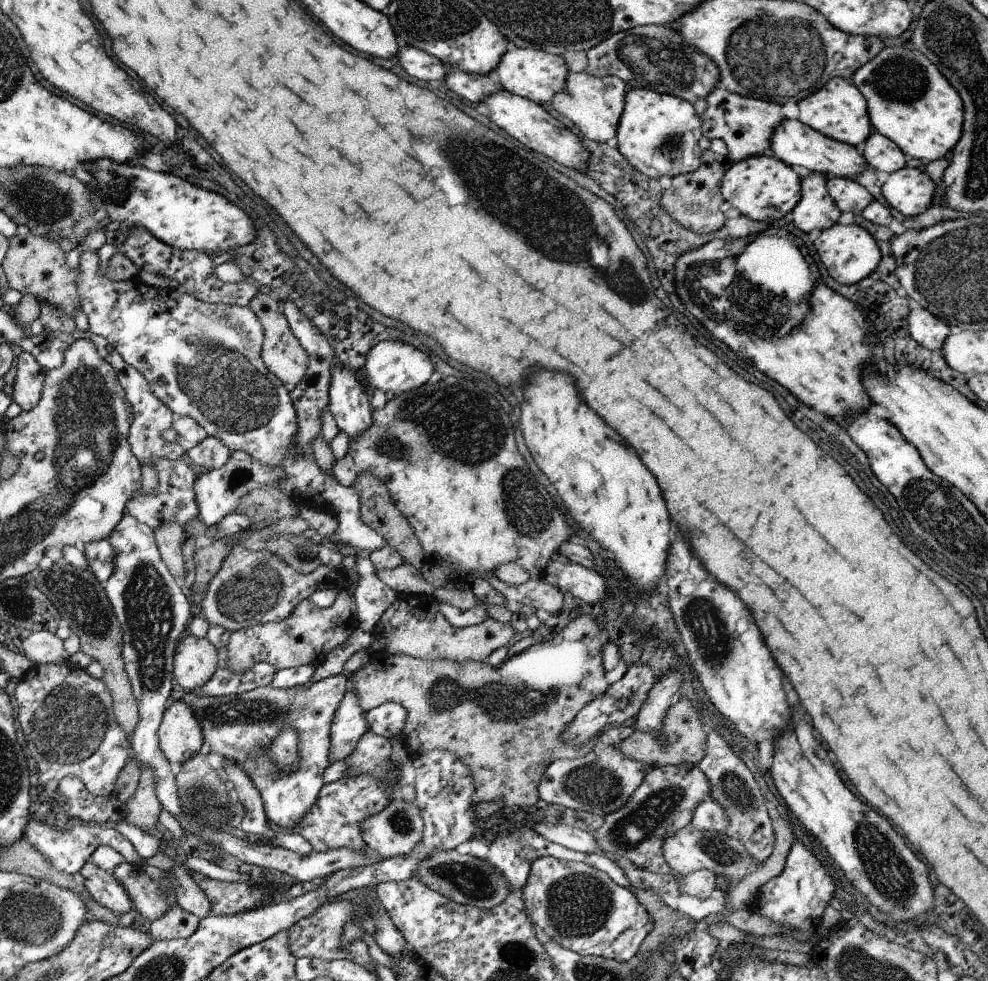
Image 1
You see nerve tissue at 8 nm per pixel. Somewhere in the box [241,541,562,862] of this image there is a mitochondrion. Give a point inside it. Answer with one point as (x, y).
(499, 702)

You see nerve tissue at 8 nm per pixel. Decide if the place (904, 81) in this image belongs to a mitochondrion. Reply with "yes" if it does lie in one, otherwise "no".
yes

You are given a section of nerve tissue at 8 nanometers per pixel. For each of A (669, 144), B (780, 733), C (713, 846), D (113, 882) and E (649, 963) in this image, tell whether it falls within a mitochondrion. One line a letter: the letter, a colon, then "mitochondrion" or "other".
A: mitochondrion
B: other
C: mitochondrion
D: other
E: mitochondrion

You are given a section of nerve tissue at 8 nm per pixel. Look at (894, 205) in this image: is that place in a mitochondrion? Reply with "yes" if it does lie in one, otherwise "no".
no

